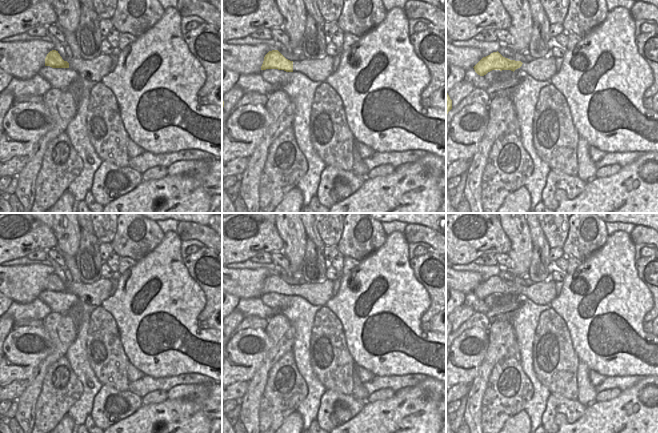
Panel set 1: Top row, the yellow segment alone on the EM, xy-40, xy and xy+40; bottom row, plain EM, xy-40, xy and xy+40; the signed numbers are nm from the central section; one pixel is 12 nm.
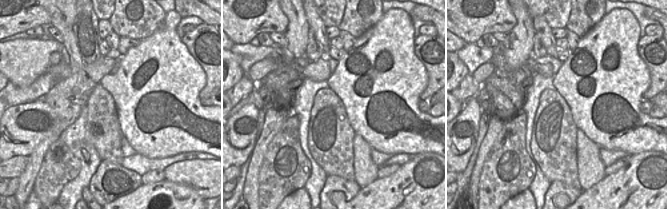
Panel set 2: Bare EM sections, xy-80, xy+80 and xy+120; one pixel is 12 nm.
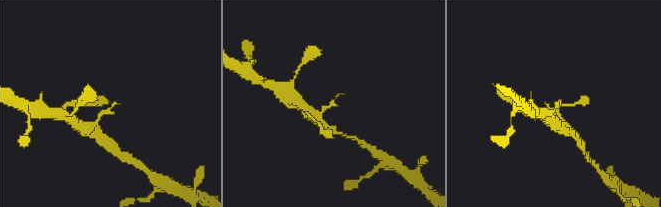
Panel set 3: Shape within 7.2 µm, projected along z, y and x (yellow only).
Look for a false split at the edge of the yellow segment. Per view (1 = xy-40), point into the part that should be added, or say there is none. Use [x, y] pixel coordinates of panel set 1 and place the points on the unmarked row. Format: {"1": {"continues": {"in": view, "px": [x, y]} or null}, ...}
{"1": {"continues": null}}

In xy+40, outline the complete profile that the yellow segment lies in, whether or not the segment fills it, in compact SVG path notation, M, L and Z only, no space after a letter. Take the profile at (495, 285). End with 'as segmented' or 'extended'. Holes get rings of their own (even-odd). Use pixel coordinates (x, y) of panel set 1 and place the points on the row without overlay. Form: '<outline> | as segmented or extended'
M497 275L483 281L473 292L478 299L484 300L492 294L511 294L514 296L520 292L522 288L521 285L510 284L503 281Z | as segmented

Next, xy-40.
M50 275L45 282L45 290L52 292L69 292L69 287L64 285L58 275Z | as segmented

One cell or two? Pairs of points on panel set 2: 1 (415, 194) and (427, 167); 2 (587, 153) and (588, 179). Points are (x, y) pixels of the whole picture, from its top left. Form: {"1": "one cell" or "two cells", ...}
{"1": "one cell", "2": "one cell"}

